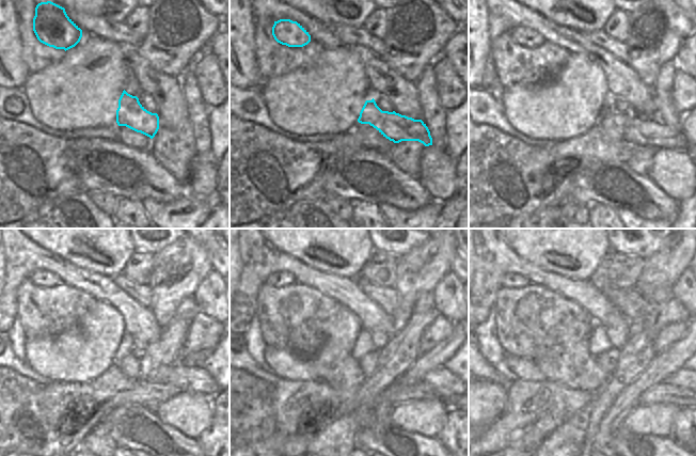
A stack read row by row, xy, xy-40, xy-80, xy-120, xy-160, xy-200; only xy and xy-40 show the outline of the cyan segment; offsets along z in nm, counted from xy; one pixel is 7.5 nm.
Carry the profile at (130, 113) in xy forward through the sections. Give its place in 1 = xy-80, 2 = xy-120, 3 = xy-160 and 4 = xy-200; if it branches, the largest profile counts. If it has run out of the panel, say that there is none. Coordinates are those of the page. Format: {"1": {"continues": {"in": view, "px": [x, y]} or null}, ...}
{"1": {"continues": {"in": "xy-80", "px": [641, 130]}}, "2": {"continues": {"in": "xy-120", "px": [196, 379]}}, "3": {"continues": {"in": "xy-160", "px": [441, 378]}}, "4": {"continues": {"in": "xy-200", "px": [685, 378]}}}

